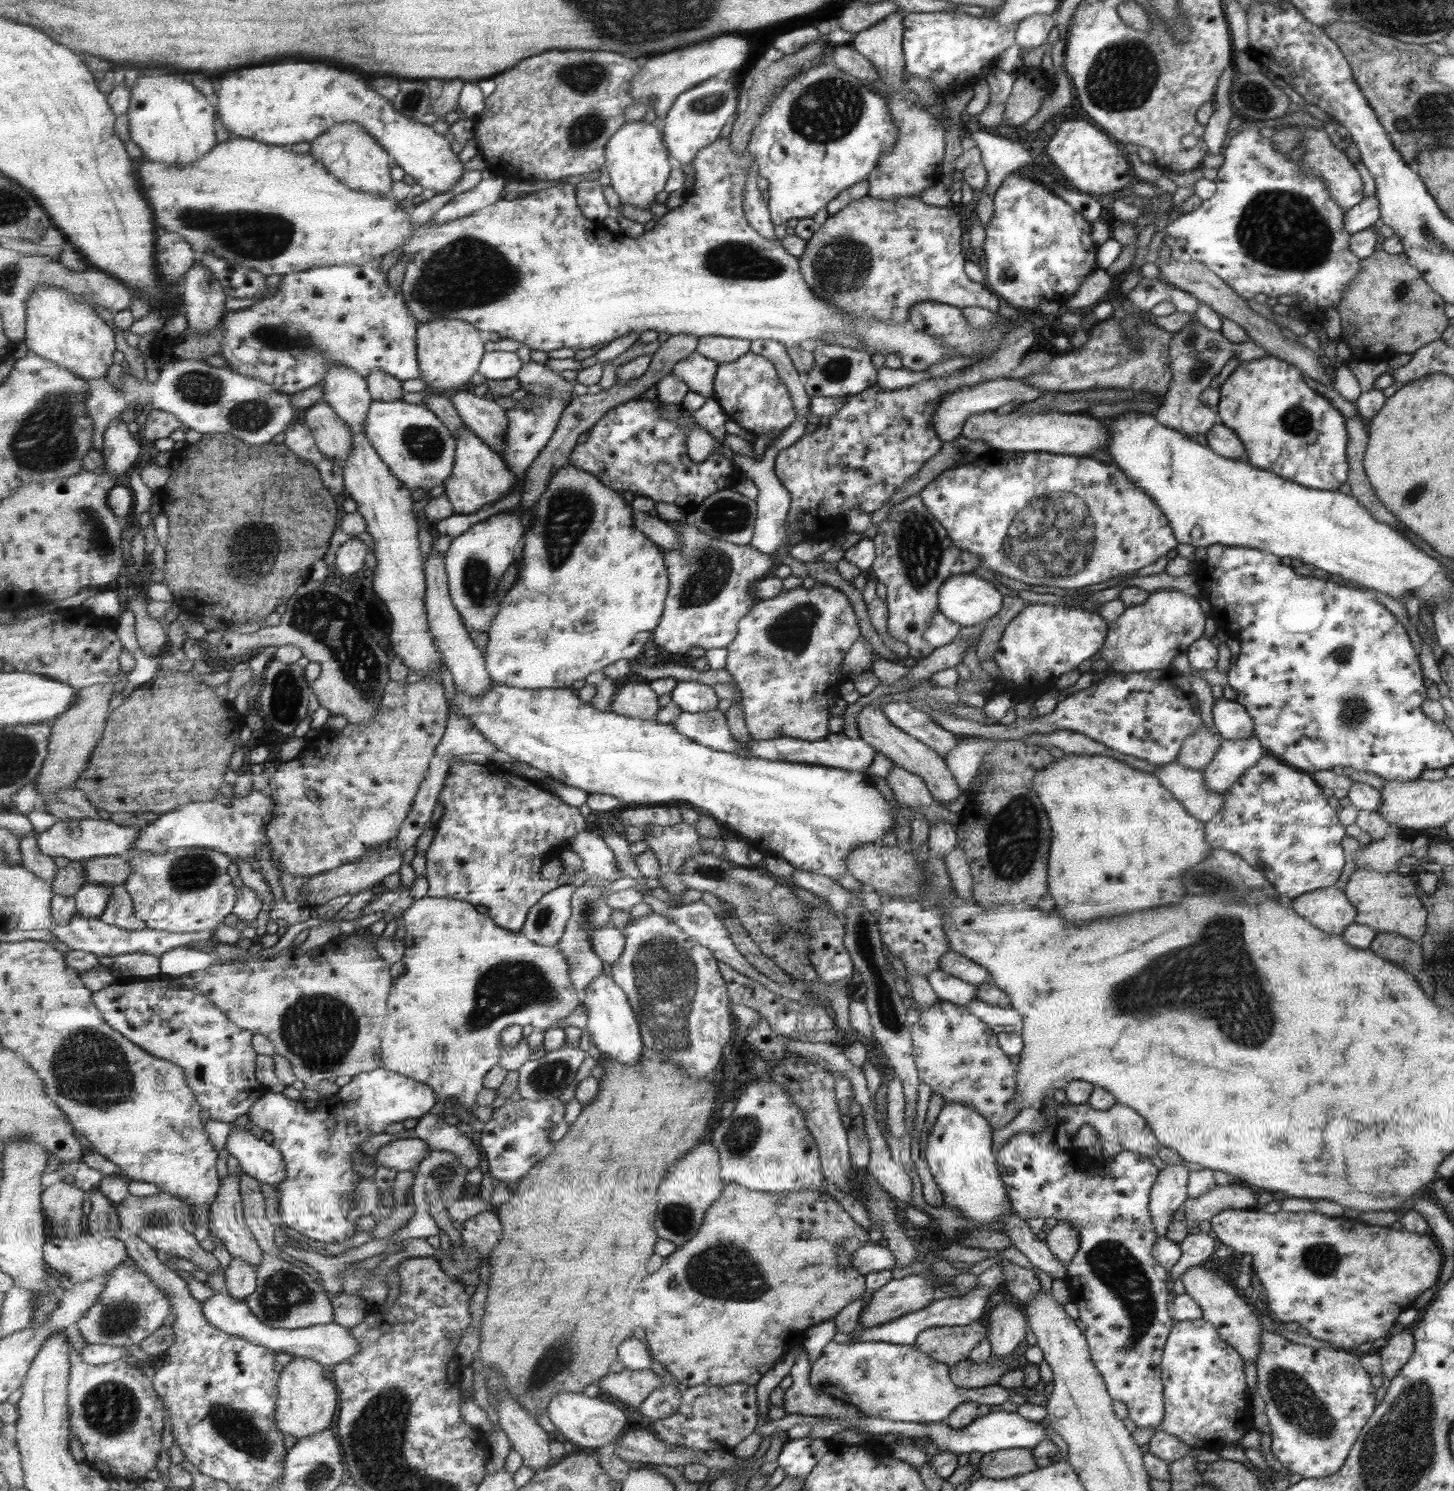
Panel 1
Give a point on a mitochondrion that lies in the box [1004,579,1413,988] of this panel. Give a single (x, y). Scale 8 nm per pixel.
(1355, 711)

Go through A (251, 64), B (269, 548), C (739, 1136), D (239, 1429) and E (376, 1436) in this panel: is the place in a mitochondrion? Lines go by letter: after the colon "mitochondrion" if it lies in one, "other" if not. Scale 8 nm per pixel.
A: other
B: mitochondrion
C: mitochondrion
D: mitochondrion
E: mitochondrion

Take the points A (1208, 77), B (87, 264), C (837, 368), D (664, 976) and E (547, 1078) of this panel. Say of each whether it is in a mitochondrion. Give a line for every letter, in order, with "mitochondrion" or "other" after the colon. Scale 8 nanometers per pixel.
A: other
B: other
C: mitochondrion
D: mitochondrion
E: mitochondrion

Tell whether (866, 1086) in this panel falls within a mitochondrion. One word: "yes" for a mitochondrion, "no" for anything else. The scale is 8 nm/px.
no

